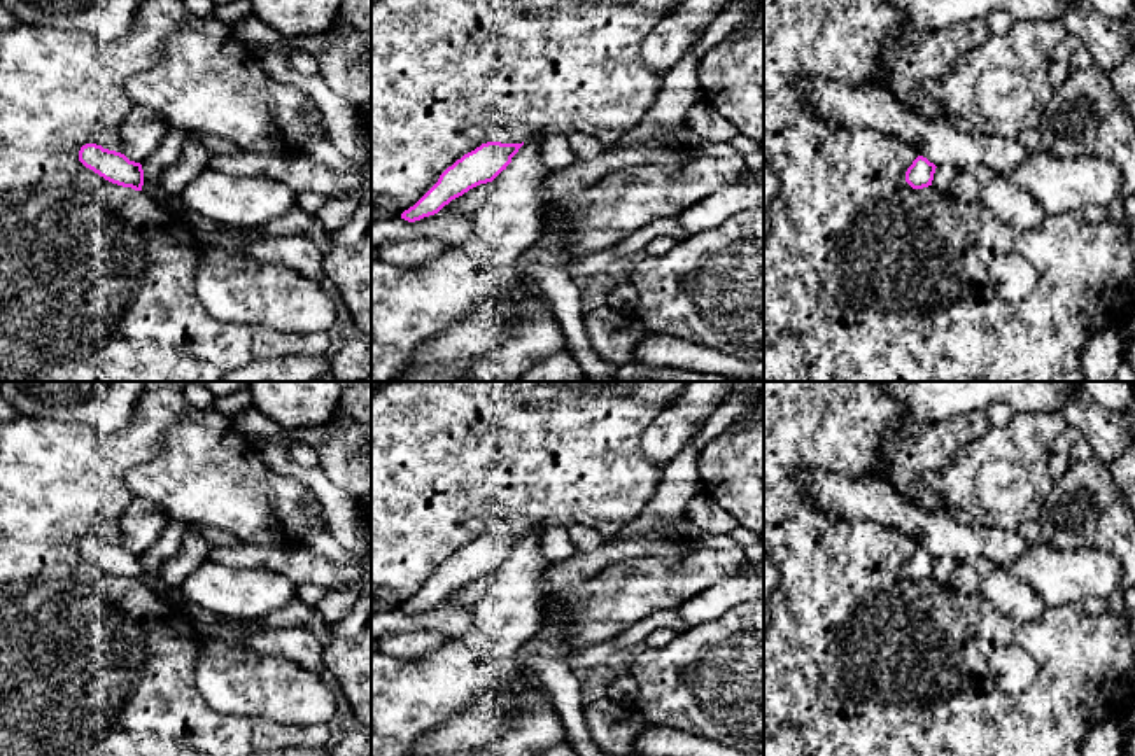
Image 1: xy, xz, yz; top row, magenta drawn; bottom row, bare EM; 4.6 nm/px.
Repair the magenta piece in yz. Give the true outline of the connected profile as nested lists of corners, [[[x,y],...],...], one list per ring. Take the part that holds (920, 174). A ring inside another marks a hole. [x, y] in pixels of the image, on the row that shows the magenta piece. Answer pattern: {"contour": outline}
{"contour": [[[918,156],[906,172],[906,182],[913,189],[928,187],[928,186],[932,186],[935,168],[937,166],[934,163],[930,163],[927,158]]]}

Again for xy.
{"contour": [[[86,144],[79,150],[79,161],[112,184],[142,191],[142,164],[130,161],[121,152],[103,149],[96,144]]]}

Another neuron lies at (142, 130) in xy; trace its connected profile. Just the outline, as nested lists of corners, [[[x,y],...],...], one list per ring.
[[[133,107],[121,124],[119,152],[130,161],[142,163],[163,142],[170,124],[159,112],[145,107]]]

